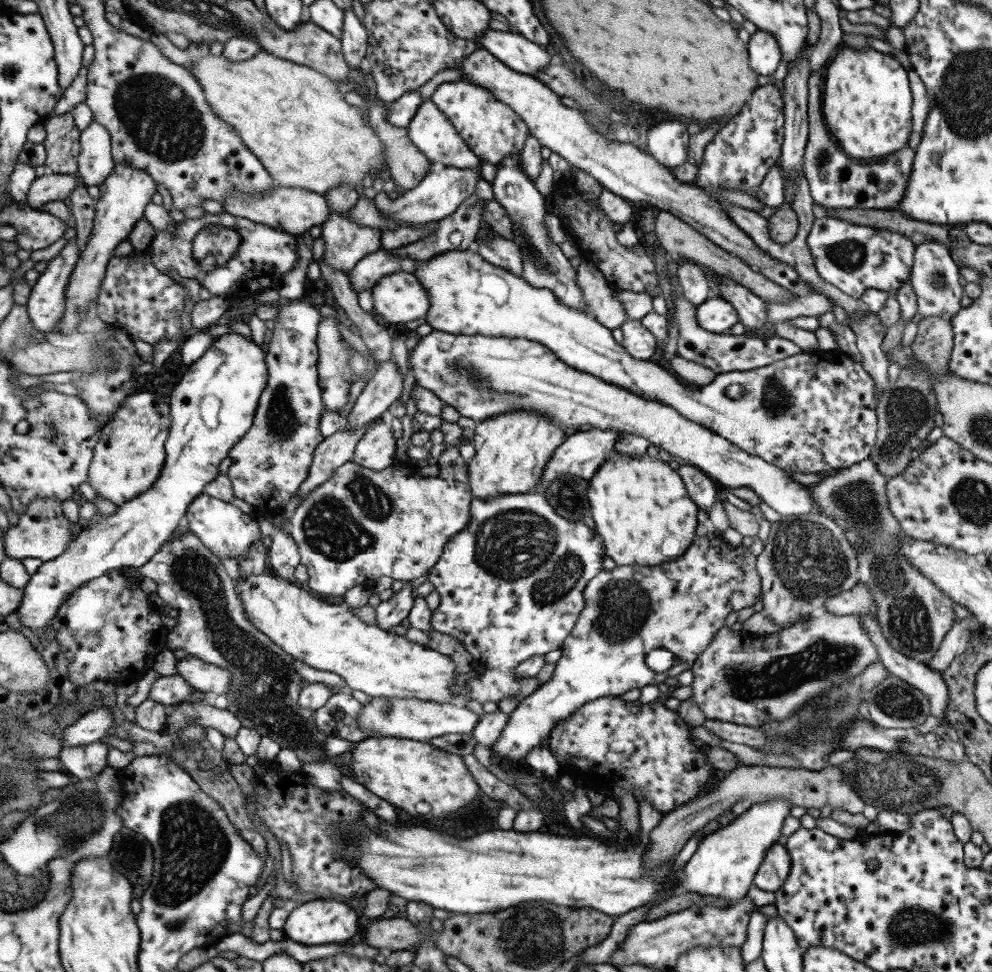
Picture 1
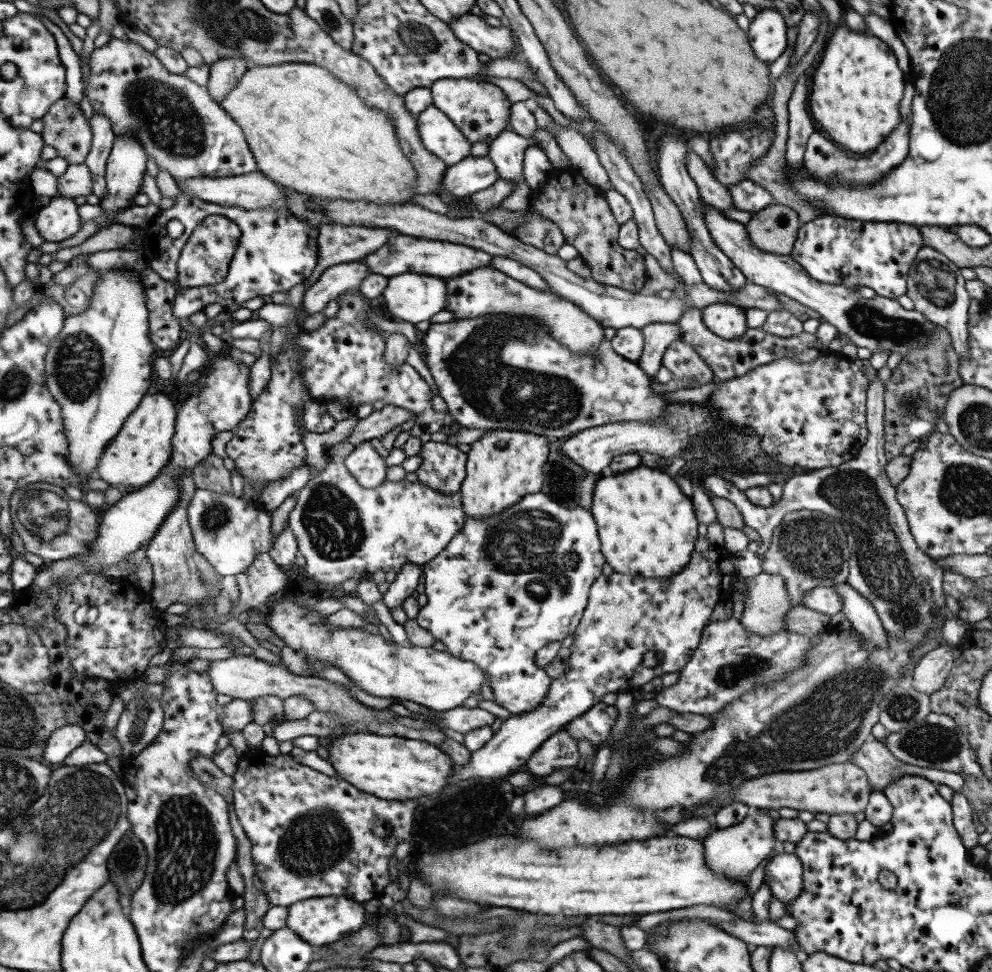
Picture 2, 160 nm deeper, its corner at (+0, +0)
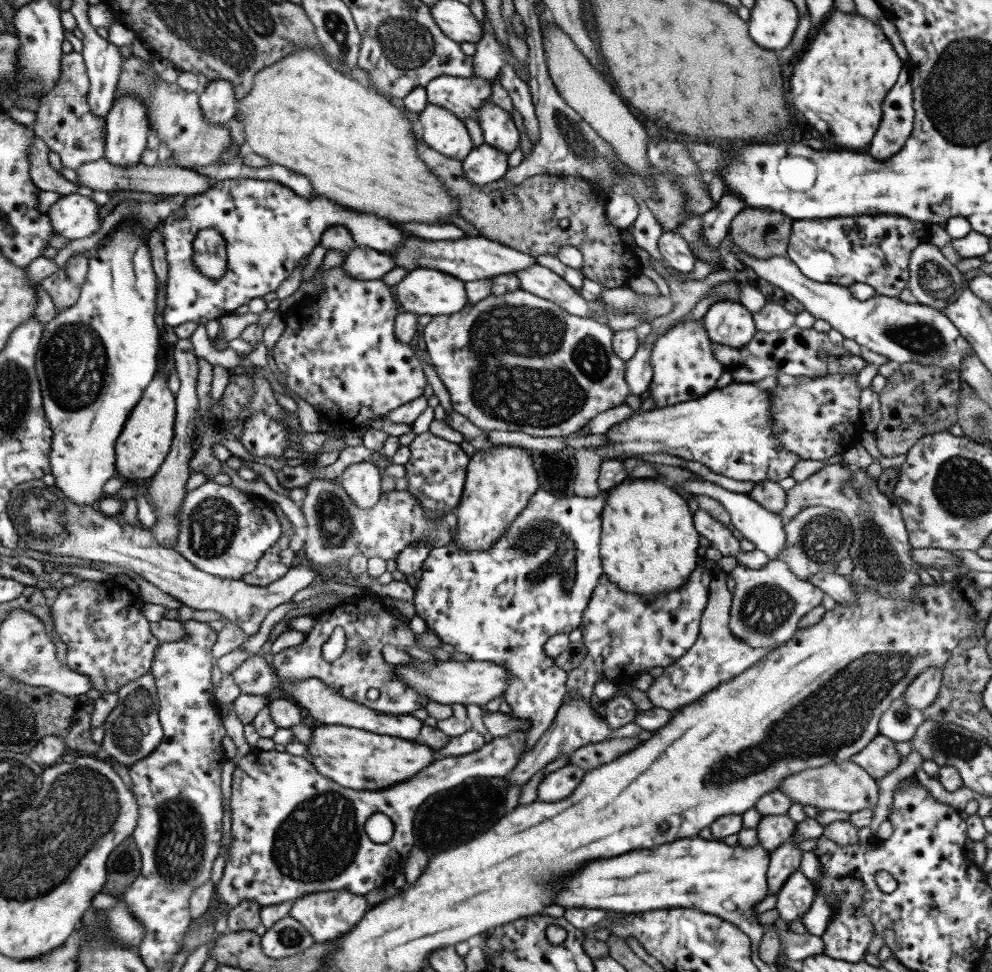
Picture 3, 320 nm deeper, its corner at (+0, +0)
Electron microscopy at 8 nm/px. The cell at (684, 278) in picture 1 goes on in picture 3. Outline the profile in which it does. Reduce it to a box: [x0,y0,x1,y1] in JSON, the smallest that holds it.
[656,231,696,273]

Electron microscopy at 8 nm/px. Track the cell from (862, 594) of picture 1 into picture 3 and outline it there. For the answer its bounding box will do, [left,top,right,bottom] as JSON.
[728,560,823,648]

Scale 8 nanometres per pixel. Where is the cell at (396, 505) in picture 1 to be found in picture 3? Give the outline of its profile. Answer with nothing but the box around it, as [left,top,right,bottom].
[298,478,456,568]

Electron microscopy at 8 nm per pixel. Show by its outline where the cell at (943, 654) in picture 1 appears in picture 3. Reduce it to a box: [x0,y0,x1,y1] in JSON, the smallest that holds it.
[902,666,941,710]

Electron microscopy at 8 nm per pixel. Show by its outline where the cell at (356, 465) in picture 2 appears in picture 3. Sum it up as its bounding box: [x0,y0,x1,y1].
[338,461,381,508]

